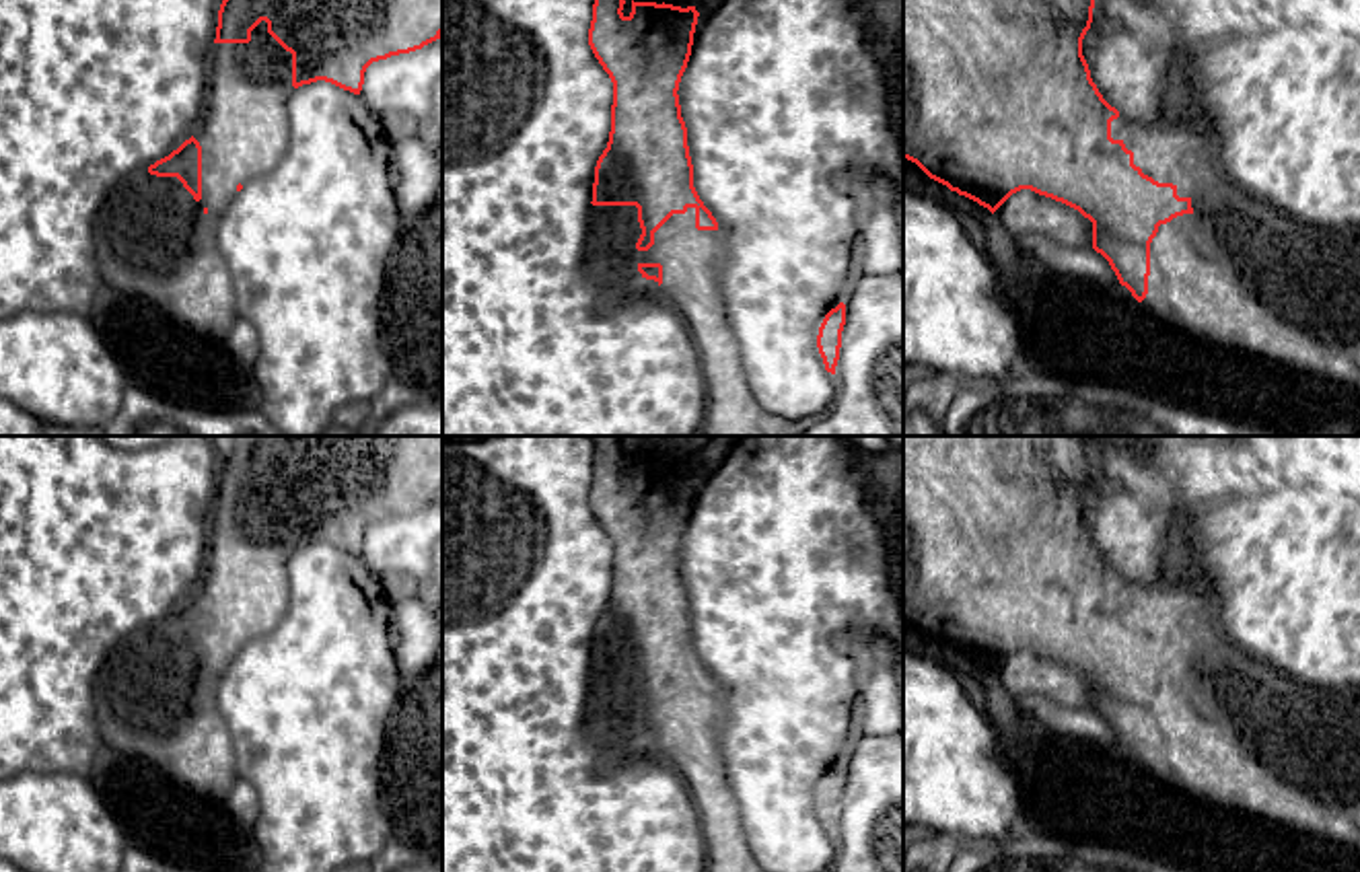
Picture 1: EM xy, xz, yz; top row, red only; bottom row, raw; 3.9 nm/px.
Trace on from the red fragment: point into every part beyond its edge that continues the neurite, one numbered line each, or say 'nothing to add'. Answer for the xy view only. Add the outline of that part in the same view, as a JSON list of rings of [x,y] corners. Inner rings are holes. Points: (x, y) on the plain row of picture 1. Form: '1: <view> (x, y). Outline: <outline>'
1: xy (153, 702). Outline: [[[261,481],[249,504],[214,504],[204,576],[193,598],[202,607],[202,660],[177,638],[156,638],[136,629],[103,662],[93,683],[103,749],[140,759],[173,784],[212,802],[224,802],[235,782],[230,730],[216,705],[222,675],[237,656],[237,646],[270,633],[290,603],[288,557],[292,555],[292,514],[286,512]]]

